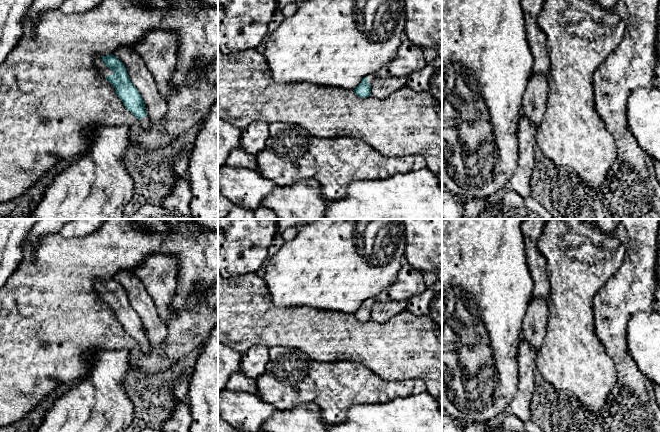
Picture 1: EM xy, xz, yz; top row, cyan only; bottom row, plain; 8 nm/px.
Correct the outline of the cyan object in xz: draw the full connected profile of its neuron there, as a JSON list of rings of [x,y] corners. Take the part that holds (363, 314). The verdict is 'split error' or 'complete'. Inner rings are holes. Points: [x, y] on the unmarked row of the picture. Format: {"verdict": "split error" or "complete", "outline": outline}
{"verdict": "split error", "outline": [[[375,298],[364,301],[361,307],[353,314],[358,321],[366,322],[371,320],[371,309],[376,302]]]}

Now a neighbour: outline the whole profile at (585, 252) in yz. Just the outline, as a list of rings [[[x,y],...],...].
[[[546,219],[538,250],[546,258],[550,296],[546,335],[536,357],[536,367],[557,390],[572,393],[593,412],[601,411],[616,384],[617,374],[613,360],[595,333],[593,300],[597,291],[622,266],[626,249],[613,233],[604,233],[584,219]]]

